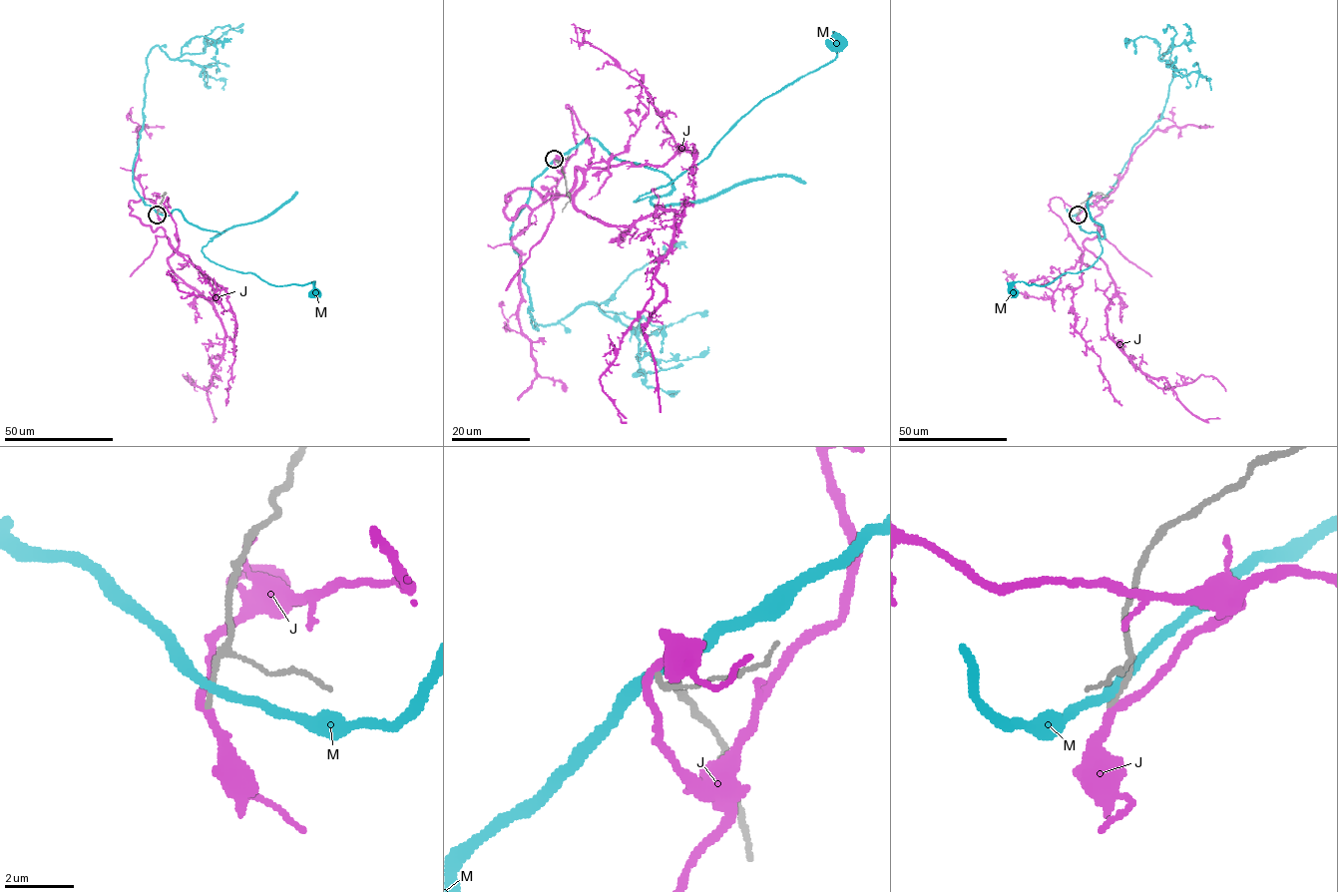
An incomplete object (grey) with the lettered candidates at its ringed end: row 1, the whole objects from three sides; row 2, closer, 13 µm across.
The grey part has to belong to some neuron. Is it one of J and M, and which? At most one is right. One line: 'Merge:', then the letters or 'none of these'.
Merge: none of these

